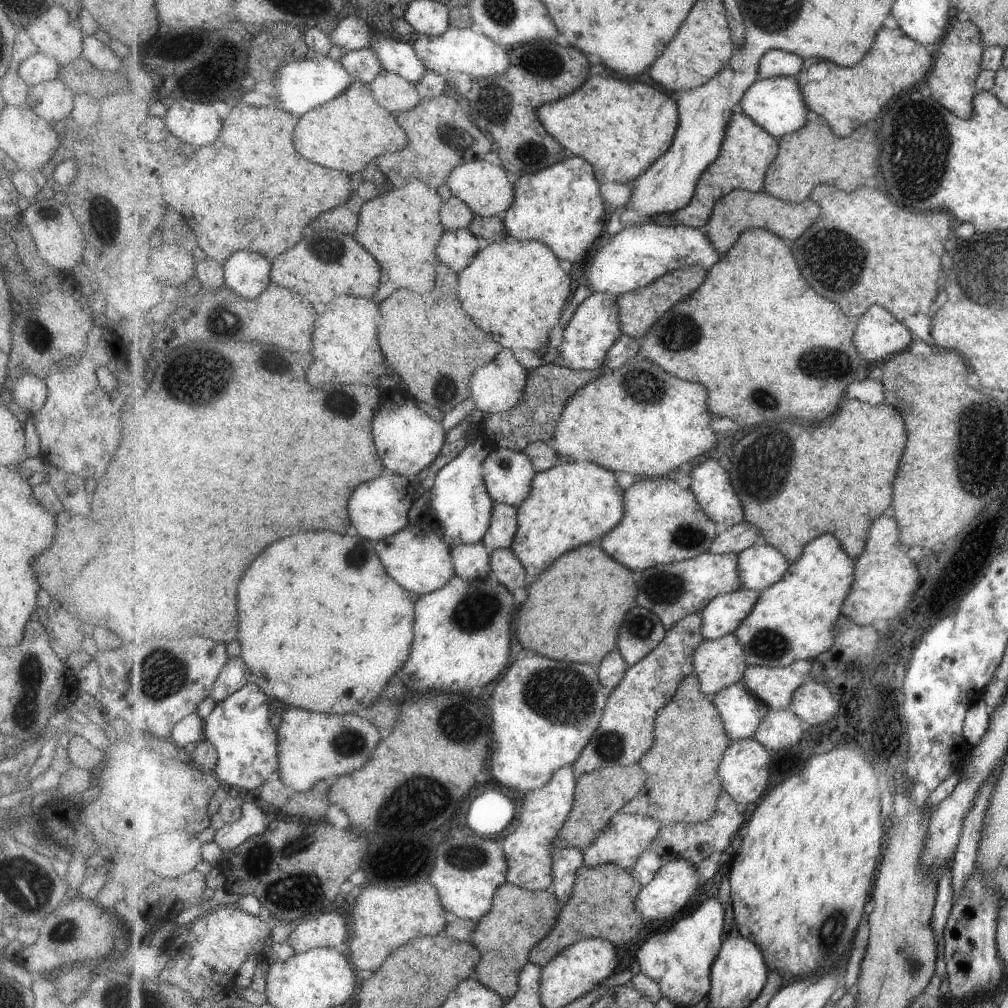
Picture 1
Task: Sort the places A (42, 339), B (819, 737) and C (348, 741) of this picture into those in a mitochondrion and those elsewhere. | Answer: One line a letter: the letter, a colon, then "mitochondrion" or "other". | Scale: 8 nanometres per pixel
A: other
B: other
C: mitochondrion

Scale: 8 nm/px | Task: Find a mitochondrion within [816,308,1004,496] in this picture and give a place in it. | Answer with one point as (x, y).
(970, 419)

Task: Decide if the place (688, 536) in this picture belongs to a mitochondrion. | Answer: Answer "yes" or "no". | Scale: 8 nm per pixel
yes

